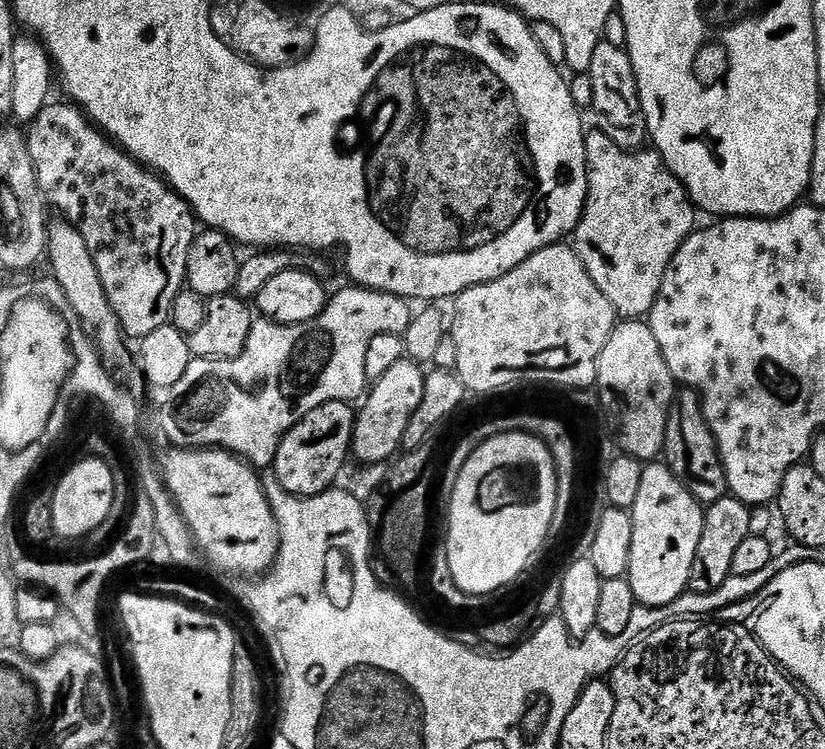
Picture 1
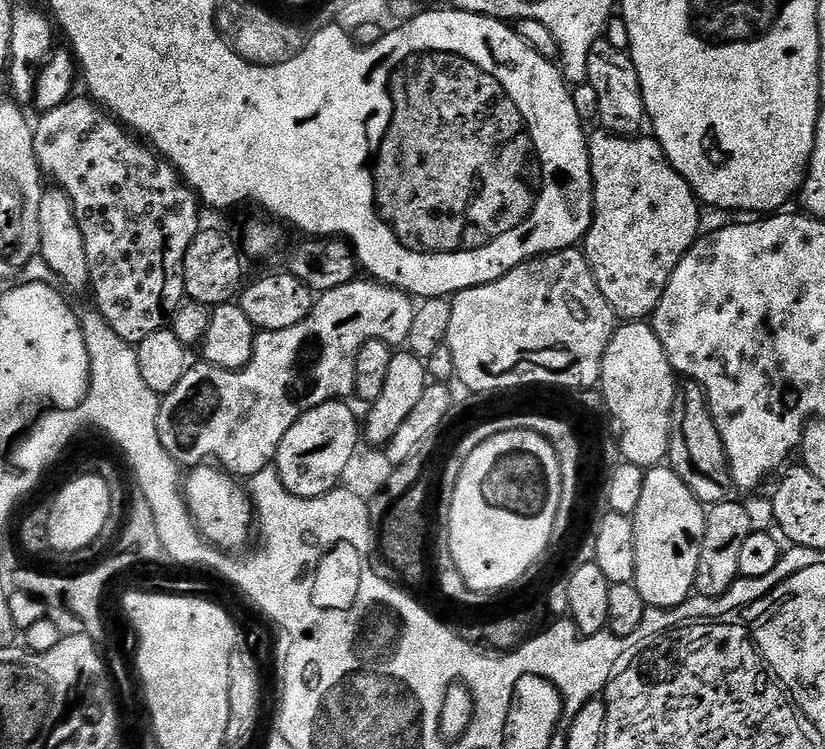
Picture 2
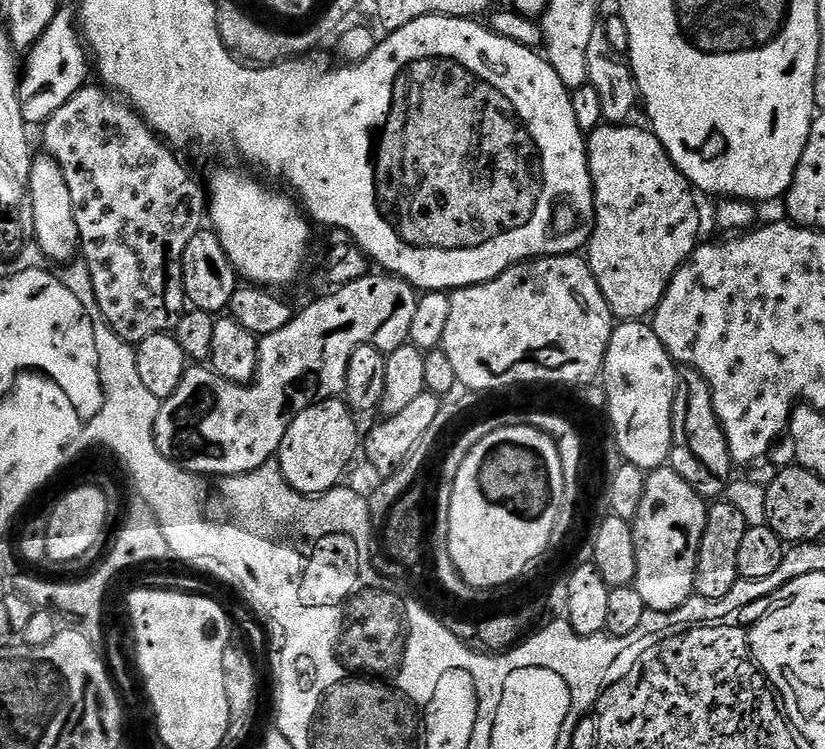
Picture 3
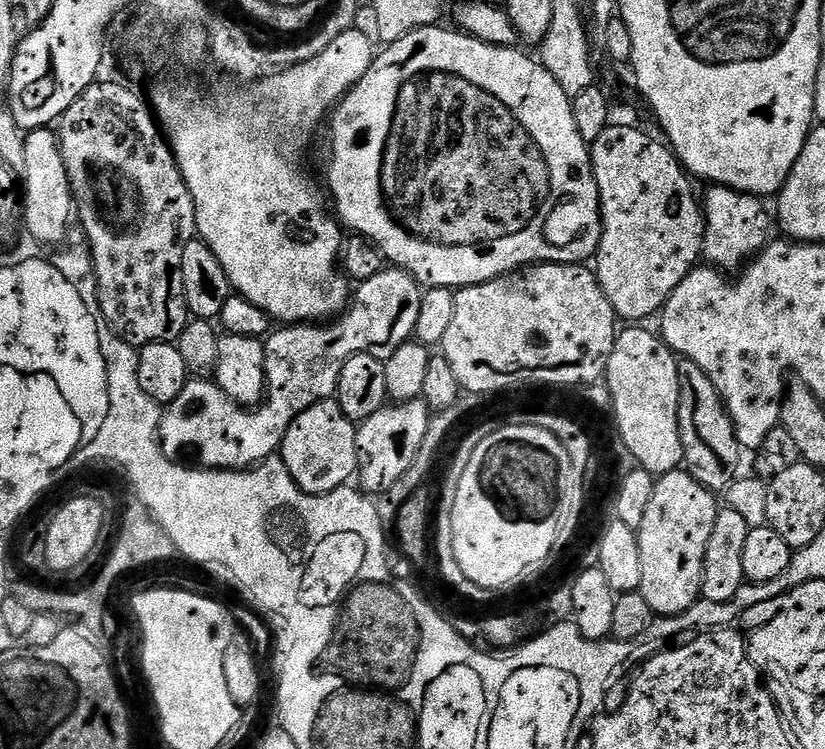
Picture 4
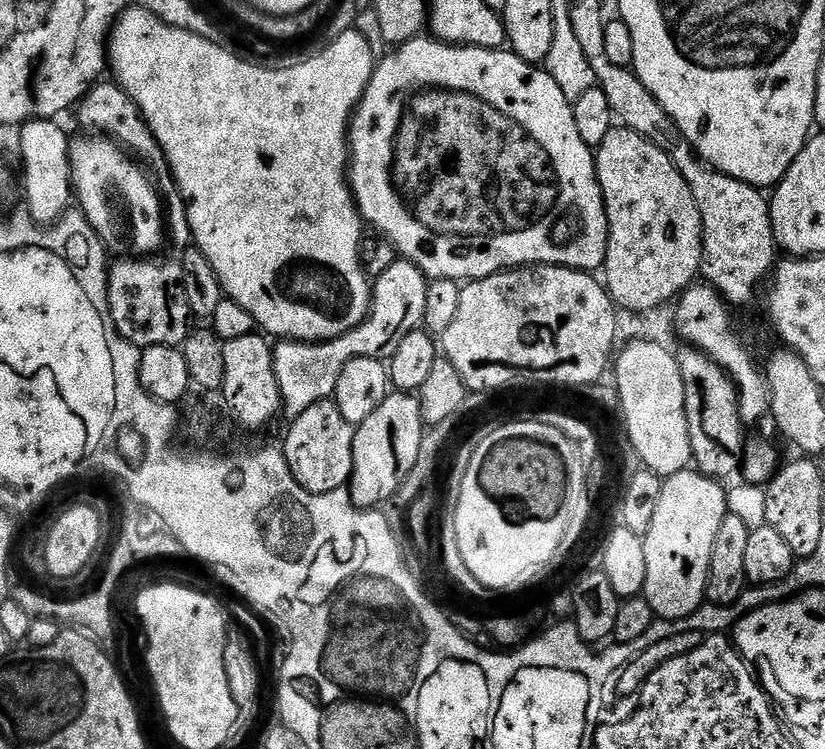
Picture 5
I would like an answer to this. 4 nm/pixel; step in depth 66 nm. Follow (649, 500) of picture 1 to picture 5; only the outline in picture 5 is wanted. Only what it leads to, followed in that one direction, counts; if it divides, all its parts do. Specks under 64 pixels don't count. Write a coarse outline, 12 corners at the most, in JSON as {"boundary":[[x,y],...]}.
{"boundary":[[664,480],[643,536],[659,619],[705,603],[726,515],[721,481]]}

